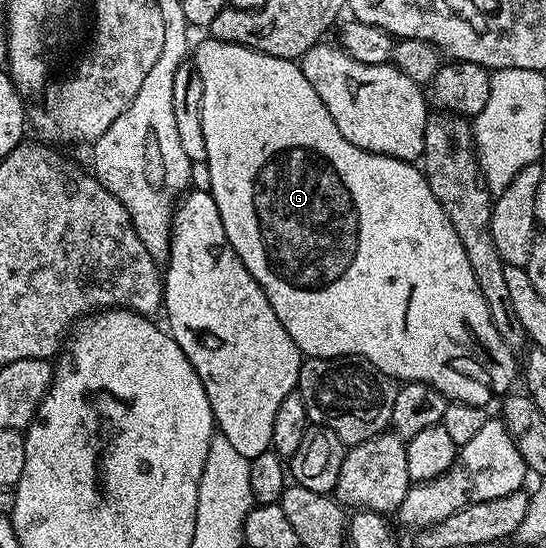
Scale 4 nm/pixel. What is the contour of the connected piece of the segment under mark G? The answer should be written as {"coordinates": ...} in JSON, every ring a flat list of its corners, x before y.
{"coordinates":[[205,38,198,48,196,45,191,63,203,78,203,139,207,142,205,164,209,168,207,191,215,198,215,206,219,206,227,242,231,242,251,278,255,278,263,294,267,294,271,310,275,310,279,322,283,322,283,330,291,334,299,351,306,357,361,356,398,382,430,384,443,393,446,400,459,404,485,406,496,392,508,393,513,379,519,376,518,357,516,360,514,349,499,338,499,330,495,330,495,322,491,322,491,310,487,310,487,302,483,302,483,294,479,294,479,282,475,282,471,262,467,262,467,250,463,250,463,242,459,242,451,218,447,218,443,206,439,206,439,198,431,194,424,171,416,163,368,152,355,146,355,142,347,142,339,126,335,126,335,118,327,114,323,98,319,98,311,82,303,78,300,63,212,38]]}

